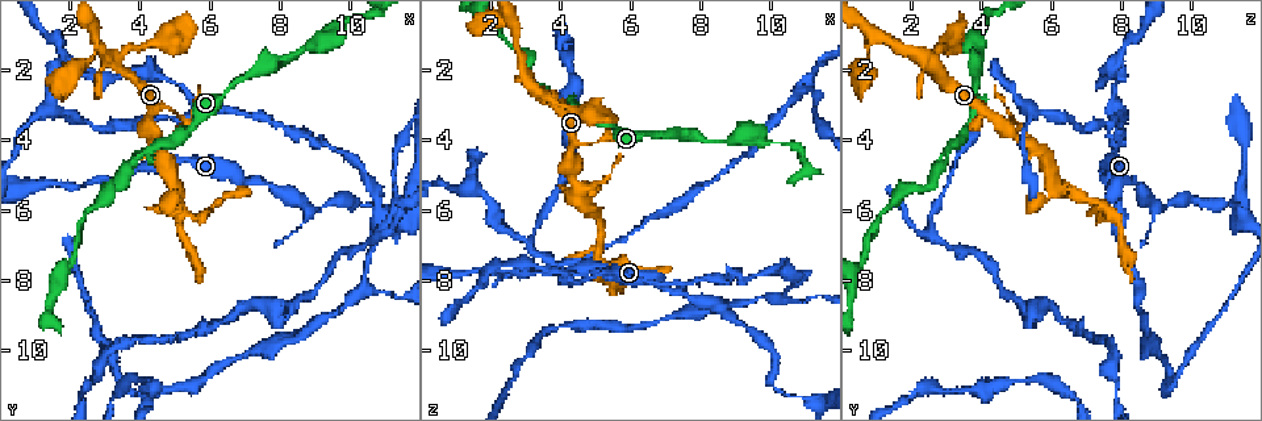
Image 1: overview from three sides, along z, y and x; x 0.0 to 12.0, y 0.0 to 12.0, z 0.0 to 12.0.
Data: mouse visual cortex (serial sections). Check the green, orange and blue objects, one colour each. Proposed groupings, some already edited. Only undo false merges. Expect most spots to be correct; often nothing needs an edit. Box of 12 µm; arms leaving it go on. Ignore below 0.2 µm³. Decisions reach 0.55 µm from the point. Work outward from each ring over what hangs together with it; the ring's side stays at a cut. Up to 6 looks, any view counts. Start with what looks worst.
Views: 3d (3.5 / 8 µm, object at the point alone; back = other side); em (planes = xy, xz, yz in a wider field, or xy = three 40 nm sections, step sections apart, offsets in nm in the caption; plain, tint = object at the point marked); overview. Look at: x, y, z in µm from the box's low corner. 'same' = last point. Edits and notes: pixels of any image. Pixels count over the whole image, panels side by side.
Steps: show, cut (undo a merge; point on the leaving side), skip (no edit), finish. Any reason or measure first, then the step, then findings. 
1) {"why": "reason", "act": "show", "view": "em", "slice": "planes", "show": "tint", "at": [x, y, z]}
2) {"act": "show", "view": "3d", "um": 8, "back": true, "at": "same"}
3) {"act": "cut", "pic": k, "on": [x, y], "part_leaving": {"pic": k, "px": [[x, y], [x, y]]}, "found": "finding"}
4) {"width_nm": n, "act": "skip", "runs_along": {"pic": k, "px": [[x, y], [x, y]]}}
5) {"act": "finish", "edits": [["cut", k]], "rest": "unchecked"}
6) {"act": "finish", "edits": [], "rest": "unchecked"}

{"why": "three arms meet", "act": "show", "view": "3d", "um": 8, "at": [3.4, 1.8, 2.6]}

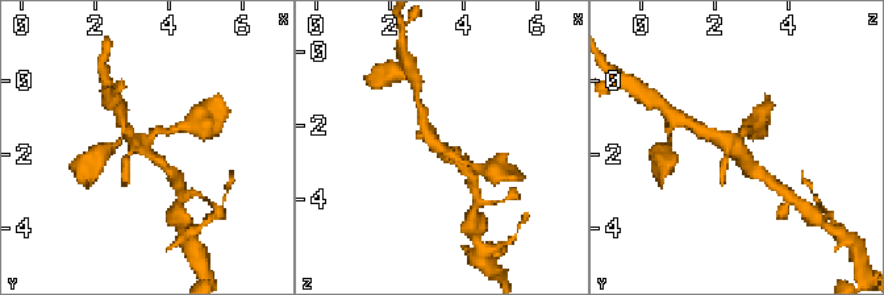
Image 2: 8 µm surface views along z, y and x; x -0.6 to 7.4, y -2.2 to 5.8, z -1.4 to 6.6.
{"why": "need the tissue", "act": "show", "view": "em", "slice": "planes", "show": "tint", "at": [3.3, 1.8, 2.6]}

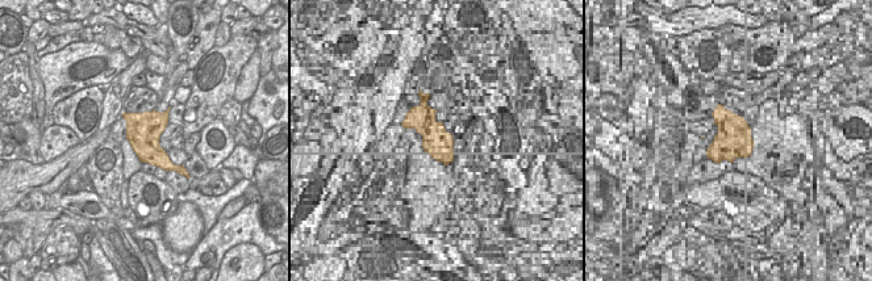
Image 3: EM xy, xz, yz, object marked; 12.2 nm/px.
{"act": "skip", "found": "all the same cell"}

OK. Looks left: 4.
{"why": "a narrow waist", "act": "show", "view": "3d", "um": 8, "at": [2.7, 1.1, 0.9]}

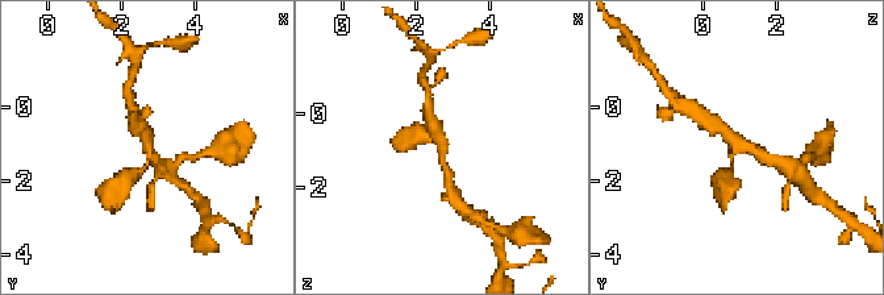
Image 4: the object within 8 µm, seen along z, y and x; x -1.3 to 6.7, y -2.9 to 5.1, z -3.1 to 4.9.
{"act": "show", "view": "em", "slice": "xy", "step": 2, "show": "tint", "at": [2.7, 1.0, 0.9]}

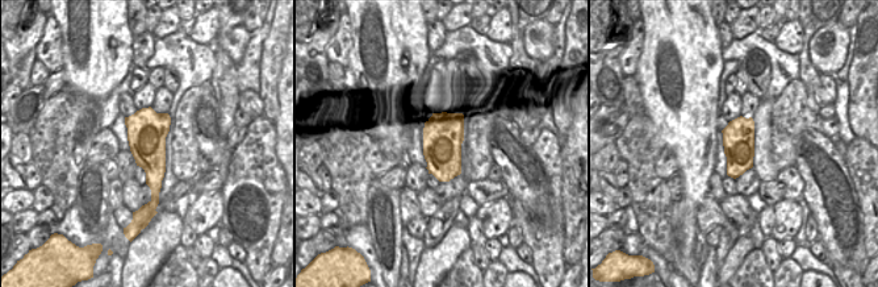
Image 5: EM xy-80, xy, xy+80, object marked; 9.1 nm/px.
{"act": "skip", "found": "continuous, no second cell"}

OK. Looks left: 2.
{"act": "finish", "edits": [], "rest": "unchecked"}

